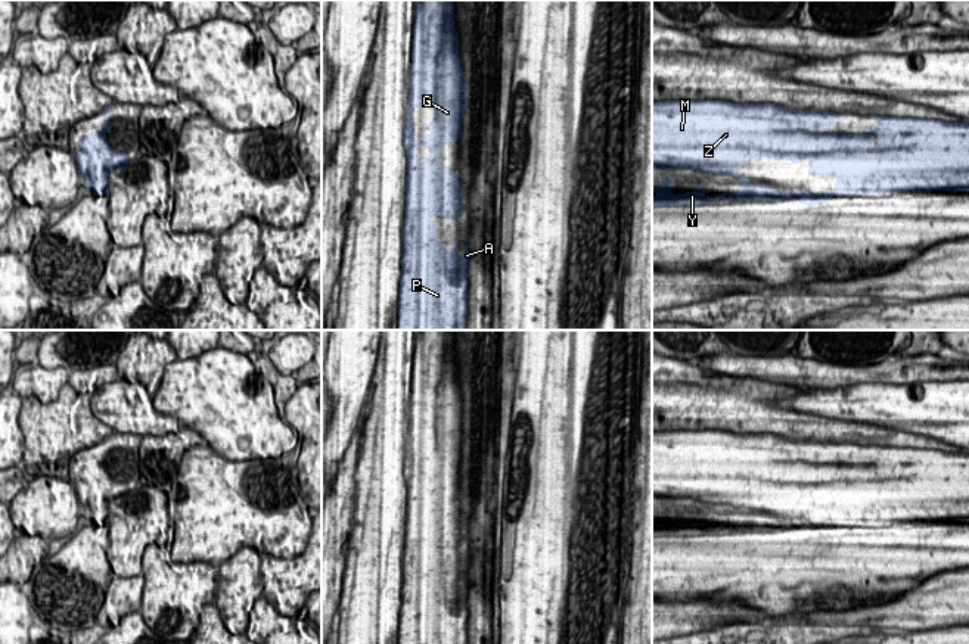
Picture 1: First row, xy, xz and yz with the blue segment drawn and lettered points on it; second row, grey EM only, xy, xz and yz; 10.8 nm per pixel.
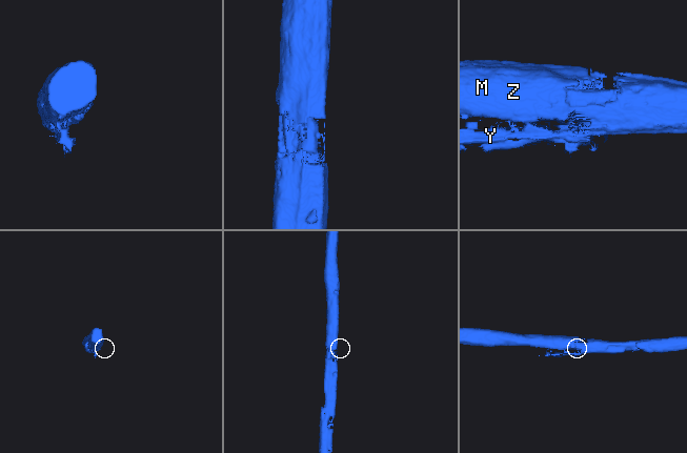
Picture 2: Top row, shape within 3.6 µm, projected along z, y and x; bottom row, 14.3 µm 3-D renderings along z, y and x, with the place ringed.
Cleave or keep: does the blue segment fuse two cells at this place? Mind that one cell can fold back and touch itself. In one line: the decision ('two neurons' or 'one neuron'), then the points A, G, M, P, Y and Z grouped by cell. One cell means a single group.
one neuron; groups A G M P Y Z

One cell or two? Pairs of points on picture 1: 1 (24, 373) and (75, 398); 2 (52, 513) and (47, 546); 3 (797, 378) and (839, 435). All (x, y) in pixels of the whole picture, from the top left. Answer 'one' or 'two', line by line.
1: two
2: two
3: two

